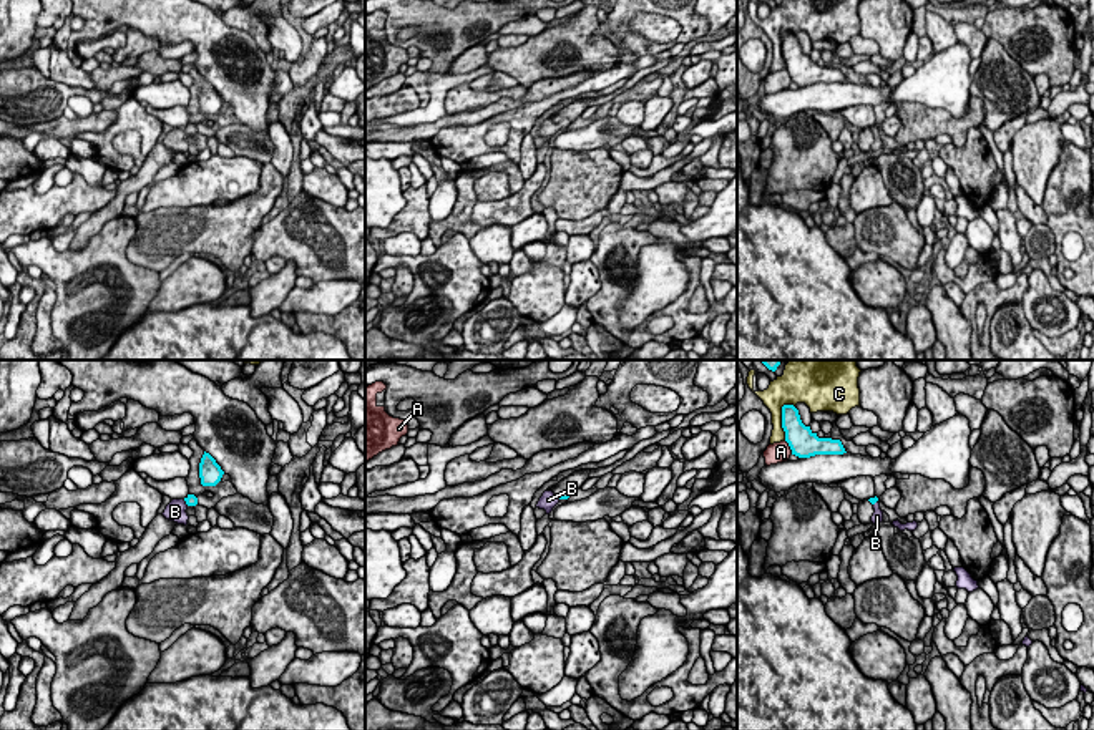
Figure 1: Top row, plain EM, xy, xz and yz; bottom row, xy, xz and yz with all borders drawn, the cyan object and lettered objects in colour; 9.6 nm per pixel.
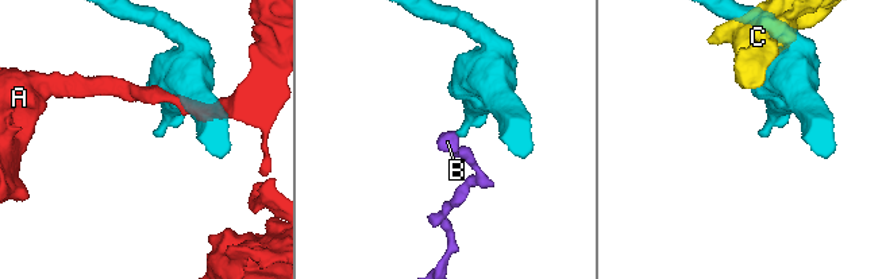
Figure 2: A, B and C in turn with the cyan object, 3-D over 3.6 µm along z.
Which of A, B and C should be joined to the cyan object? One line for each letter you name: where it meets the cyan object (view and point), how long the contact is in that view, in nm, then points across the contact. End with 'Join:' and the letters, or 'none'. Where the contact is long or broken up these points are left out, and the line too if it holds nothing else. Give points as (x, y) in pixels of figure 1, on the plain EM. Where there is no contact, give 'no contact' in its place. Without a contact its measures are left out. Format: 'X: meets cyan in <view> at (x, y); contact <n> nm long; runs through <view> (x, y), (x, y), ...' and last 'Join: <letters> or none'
B: meets cyan in xy at (186, 131); contact 80 nm long; runs through xy (191, 128), (186, 131), (175, 140)
Join: B

